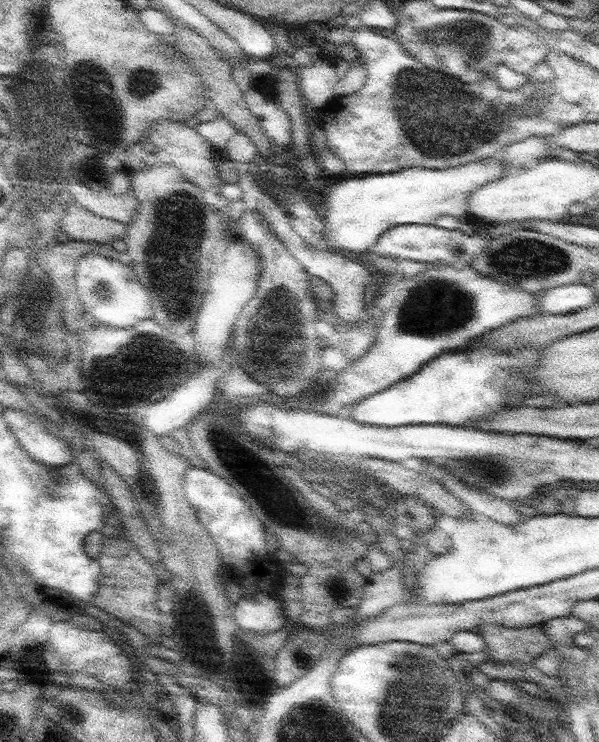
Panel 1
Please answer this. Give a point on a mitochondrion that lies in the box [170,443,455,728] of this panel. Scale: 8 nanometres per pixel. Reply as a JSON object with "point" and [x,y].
{"point":[338,591]}

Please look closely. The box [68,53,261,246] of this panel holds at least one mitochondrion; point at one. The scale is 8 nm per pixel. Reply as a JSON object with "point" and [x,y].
{"point":[143,82]}

